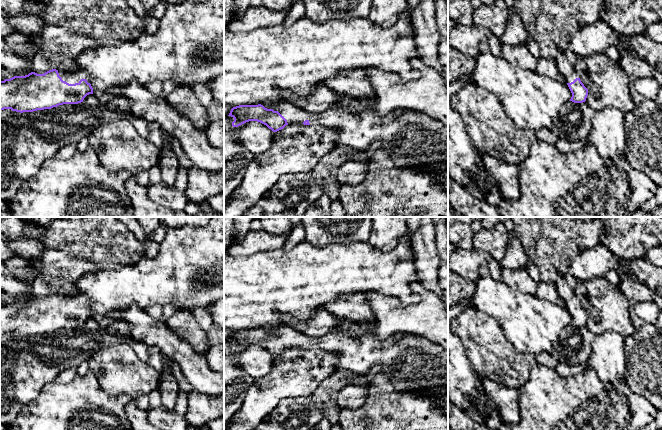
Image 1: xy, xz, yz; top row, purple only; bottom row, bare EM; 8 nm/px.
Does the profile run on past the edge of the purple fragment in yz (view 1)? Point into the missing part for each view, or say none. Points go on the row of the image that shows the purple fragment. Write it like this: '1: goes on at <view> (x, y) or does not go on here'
1: goes on at yz (566, 61)

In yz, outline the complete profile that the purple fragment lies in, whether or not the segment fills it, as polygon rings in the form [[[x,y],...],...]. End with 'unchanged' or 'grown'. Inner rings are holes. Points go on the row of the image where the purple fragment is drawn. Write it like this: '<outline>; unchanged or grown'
[[[566,50],[560,53],[555,59],[559,72],[565,79],[571,93],[572,97],[570,101],[574,103],[583,103],[586,101],[588,96],[588,89],[581,82],[578,77],[575,65],[579,59],[579,56],[572,53],[570,50]]]; grown

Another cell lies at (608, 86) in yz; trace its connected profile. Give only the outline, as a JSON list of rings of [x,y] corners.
[[[606,53],[579,57],[575,70],[588,89],[586,103],[594,111],[616,107],[623,113],[634,113],[633,89],[619,61],[610,59]]]

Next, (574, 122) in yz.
[[[567,101],[555,119],[552,131],[561,140],[576,141],[589,136],[595,111],[586,102]]]

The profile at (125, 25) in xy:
[[[50,0],[37,14],[46,26],[58,26],[85,35],[99,46],[136,40],[144,32],[143,18],[123,0]]]

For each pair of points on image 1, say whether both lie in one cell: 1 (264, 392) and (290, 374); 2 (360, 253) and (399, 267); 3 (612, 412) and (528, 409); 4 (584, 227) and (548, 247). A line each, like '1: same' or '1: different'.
1: same
2: same
3: same
4: same

